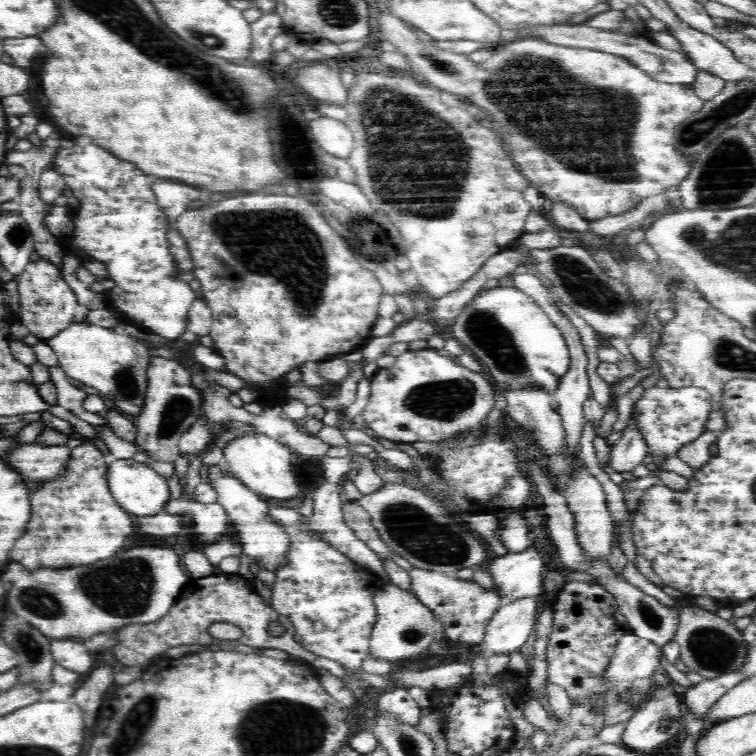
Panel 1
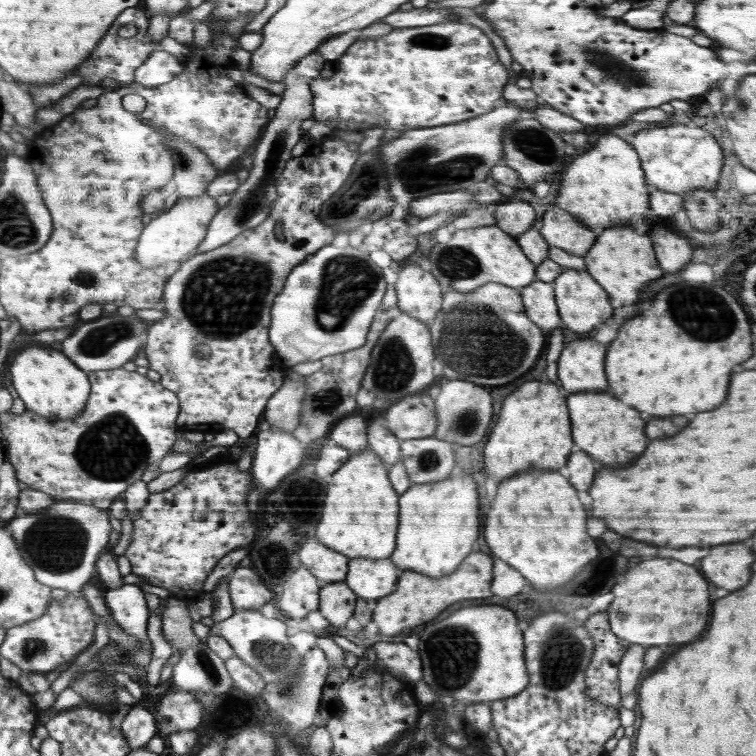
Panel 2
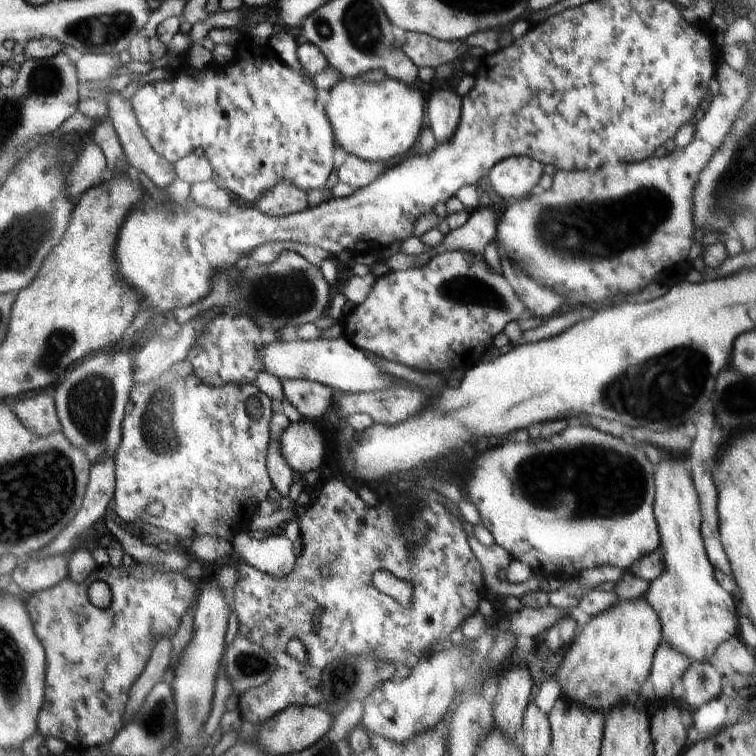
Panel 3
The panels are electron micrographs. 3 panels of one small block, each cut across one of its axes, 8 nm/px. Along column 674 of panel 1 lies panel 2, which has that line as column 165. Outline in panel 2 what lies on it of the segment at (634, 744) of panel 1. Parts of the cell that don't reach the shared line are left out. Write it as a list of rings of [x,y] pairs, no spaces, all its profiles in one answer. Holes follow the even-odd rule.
[[[188,690],[166,693],[162,695],[154,716],[157,736],[163,739],[173,732],[192,730],[199,726],[203,702]]]

